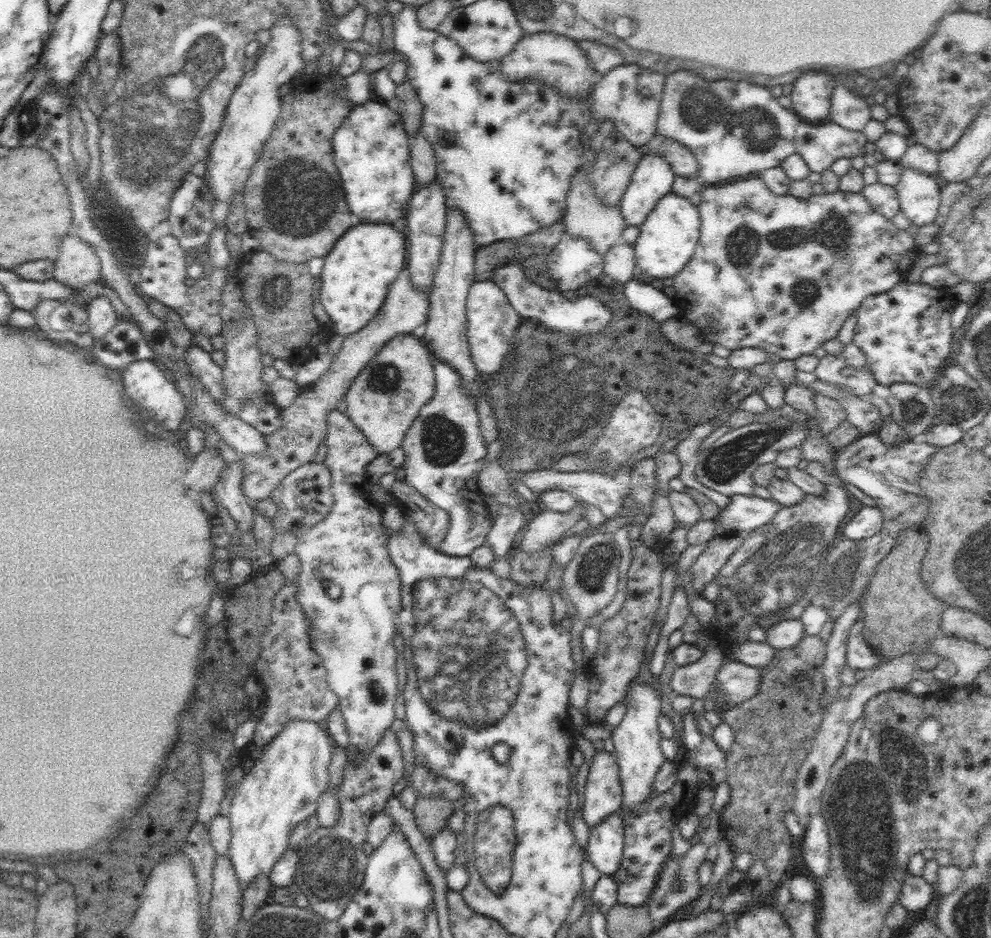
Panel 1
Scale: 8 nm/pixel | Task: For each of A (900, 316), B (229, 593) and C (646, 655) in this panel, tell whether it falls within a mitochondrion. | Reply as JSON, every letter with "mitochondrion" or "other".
{"A":"other","B":"other","C":"other"}

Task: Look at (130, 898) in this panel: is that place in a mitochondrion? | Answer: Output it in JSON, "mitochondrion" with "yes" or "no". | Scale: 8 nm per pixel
{"mitochondrion":"yes"}

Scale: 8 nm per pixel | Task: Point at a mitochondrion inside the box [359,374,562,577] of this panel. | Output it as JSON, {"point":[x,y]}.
{"point":[443,442]}

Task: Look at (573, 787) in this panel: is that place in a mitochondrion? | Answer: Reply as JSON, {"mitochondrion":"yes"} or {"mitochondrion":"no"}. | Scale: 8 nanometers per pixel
{"mitochondrion":"no"}

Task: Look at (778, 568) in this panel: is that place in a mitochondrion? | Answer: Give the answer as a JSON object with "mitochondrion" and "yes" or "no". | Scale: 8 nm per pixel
{"mitochondrion":"yes"}

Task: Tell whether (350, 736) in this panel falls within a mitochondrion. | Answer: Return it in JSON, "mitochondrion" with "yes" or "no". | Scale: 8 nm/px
{"mitochondrion":"no"}

